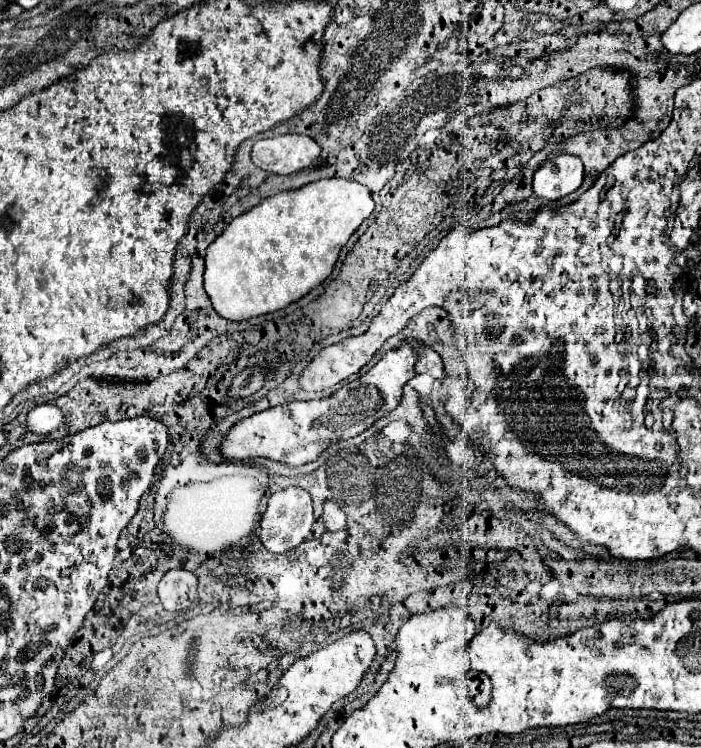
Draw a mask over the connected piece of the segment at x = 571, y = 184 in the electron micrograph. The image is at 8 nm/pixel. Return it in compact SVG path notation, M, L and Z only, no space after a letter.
M559 154L535 172L533 192L545 200L559 200L575 192L583 182L583 166L577 156Z

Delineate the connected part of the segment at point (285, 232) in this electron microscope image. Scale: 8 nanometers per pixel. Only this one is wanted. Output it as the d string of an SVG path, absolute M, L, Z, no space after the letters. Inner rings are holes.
M345 178L317 180L303 188L265 198L249 212L237 216L207 248L203 288L209 294L213 310L217 310L217 314L221 314L225 320L241 322L261 314L277 312L291 302L301 300L309 290L319 286L333 272L341 248L361 226L361 222L373 214L373 208L375 202L369 188Z

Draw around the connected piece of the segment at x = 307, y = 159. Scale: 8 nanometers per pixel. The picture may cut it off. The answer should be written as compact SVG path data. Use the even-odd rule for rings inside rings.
M285 134L257 140L253 144L251 160L257 168L269 174L289 176L309 168L319 158L319 154L321 148L313 138L301 134Z

